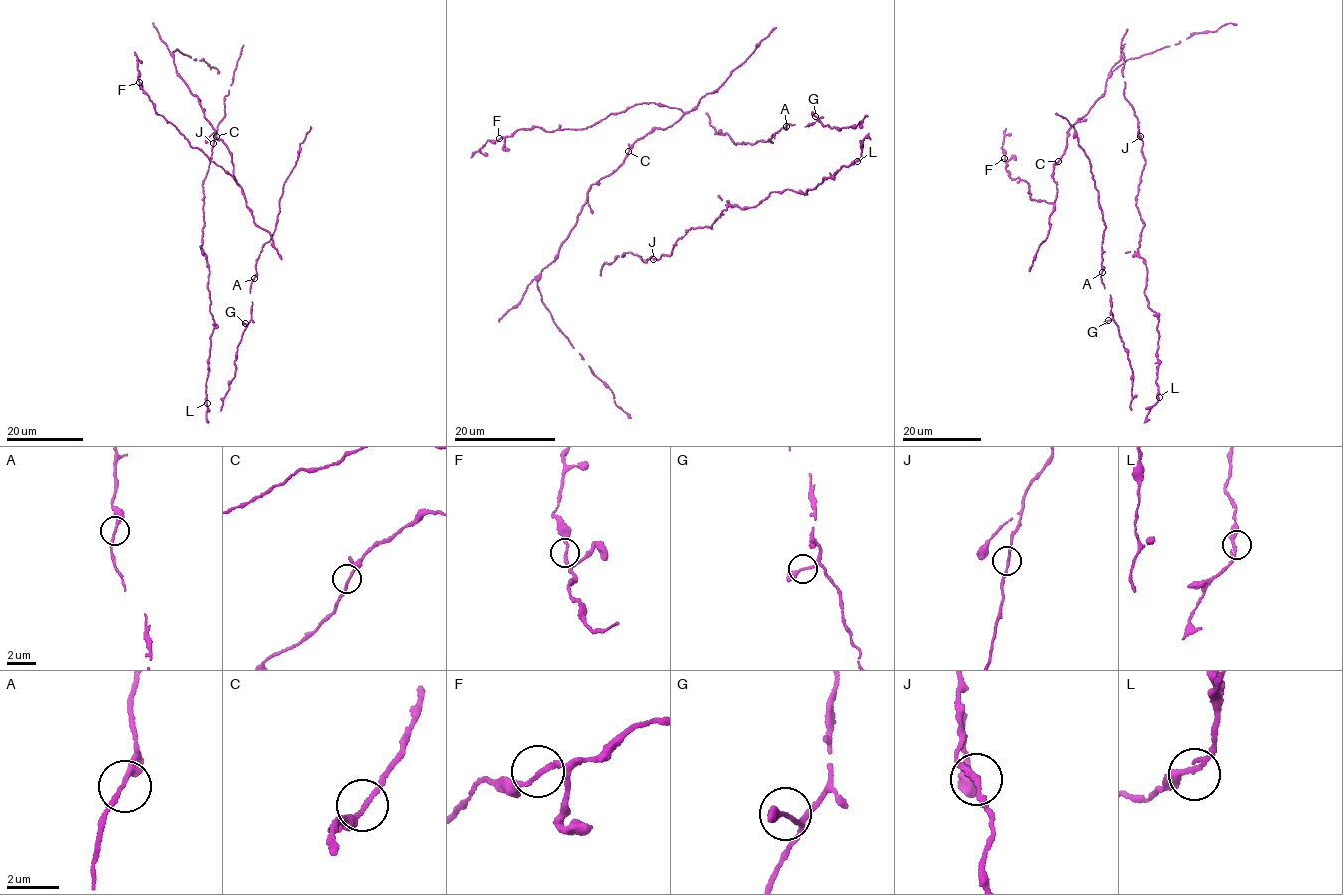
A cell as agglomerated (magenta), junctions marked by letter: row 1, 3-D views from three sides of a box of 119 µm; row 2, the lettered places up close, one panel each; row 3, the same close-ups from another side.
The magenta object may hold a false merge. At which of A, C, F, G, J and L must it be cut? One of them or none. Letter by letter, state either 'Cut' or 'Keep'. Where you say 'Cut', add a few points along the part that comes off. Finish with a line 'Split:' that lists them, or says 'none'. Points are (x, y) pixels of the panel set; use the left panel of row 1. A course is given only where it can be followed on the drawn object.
A: Keep
C: Keep
F: Keep
G: Keep
J: Keep
L: Keep
Split: none

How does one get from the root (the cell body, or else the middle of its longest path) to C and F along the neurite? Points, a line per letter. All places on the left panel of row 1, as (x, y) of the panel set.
C: (199, 100), (205, 119), (216, 136)
F: (199, 100), (205, 119), (227, 147), (237, 184), (155, 113), (139, 82)

